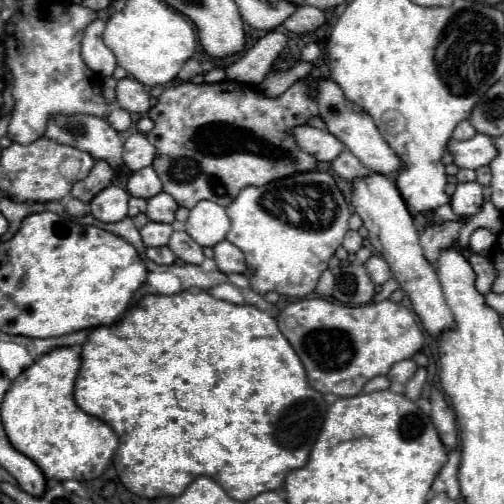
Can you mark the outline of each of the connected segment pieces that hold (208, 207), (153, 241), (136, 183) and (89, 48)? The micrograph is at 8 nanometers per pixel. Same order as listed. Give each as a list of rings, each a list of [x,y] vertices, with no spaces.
[[[200,200],[184,224],[184,230],[200,246],[216,246],[230,230],[230,218],[222,206],[210,200]]]
[[[148,222],[148,224],[140,230],[140,236],[142,236],[144,246],[146,246],[146,248],[152,248],[152,246],[166,246],[172,232],[174,232],[172,224]]]
[[[148,166],[144,170],[138,170],[138,172],[132,172],[132,176],[128,178],[128,184],[126,184],[128,192],[132,196],[138,196],[138,198],[152,198],[156,196],[158,192],[162,192],[162,182],[160,178],[156,176],[154,168]]]
[[[94,20],[86,26],[84,38],[82,38],[82,58],[88,64],[90,70],[94,70],[100,76],[112,76],[116,68],[116,58],[112,50],[102,44],[102,32],[104,32],[104,20]]]

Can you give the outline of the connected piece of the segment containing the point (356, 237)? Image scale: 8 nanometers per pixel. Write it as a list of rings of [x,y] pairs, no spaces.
[[[348,230],[346,238],[344,238],[344,244],[342,244],[350,254],[356,254],[360,248],[362,248],[362,236],[358,232],[352,232]]]

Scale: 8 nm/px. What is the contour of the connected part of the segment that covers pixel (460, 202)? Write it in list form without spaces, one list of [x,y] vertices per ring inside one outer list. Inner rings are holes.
[[[466,182],[458,184],[456,192],[452,194],[452,210],[460,218],[472,218],[482,210],[484,204],[484,194],[482,186],[478,182]]]

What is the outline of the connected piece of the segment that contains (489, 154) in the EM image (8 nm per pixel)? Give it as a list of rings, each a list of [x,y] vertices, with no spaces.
[[[476,134],[474,138],[464,140],[464,142],[450,140],[448,150],[452,152],[454,164],[458,168],[472,168],[472,170],[480,166],[488,166],[492,158],[496,158],[498,154],[494,138],[488,138],[486,134]]]

